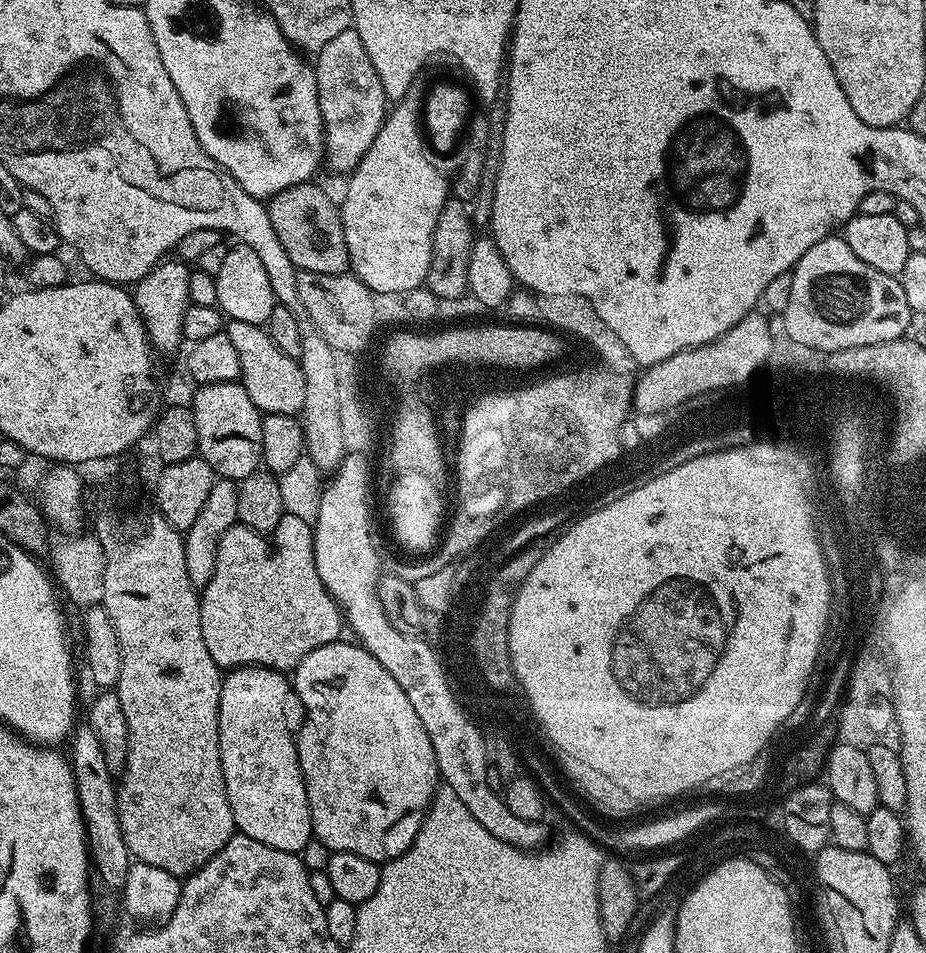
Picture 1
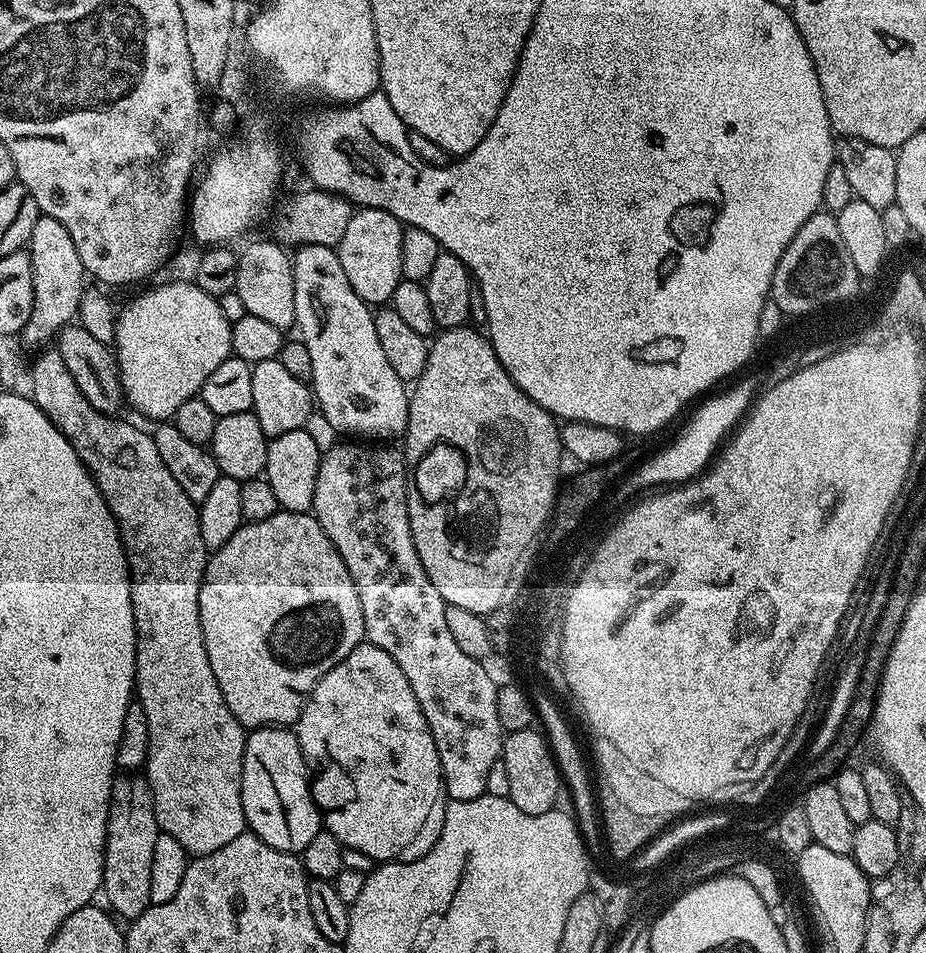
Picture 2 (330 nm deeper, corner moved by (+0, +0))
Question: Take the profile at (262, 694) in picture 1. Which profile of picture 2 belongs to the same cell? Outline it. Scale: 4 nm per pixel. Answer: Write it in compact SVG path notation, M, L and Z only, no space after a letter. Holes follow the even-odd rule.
M291 727L254 728L245 735L242 810L250 831L283 852L303 853L310 838L322 831L322 813L312 798L310 768Z

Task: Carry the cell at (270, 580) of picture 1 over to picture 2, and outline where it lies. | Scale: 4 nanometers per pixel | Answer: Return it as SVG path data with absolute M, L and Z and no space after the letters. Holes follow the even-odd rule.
M281 510L265 520L253 520L241 524L234 538L226 542L226 546L215 549L209 555L204 581L198 594L198 610L202 638L206 646L206 658L210 658L210 670L214 670L214 679L218 682L218 690L222 690L222 698L226 698L226 706L230 706L230 714L238 718L238 722L245 730L295 725L300 719L304 701L313 686L326 673L334 670L334 666L338 666L338 662L345 660L365 639L362 602L358 602L358 590L354 586L354 578L350 578L350 570L346 570L346 562L342 562L334 542L326 538L326 530L322 530L315 516L308 512Z

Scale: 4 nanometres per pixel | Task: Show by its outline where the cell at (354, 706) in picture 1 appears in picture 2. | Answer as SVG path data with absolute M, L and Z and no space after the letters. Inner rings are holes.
M362 642L351 652L334 670L330 670L325 676L313 686L304 701L304 709L300 719L294 725L294 731L305 761L310 765L314 773L311 781L312 798L316 801L317 808L320 809L323 827L344 847L353 850L360 850L368 855L373 862L392 862L392 852L397 852L412 840L412 832L420 828L420 820L428 816L428 808L432 808L432 796L436 796L436 768L440 765L438 758L438 746L434 746L434 734L426 722L426 714L422 714L418 698L414 698L414 690L410 690L410 682L406 674L402 674L402 666L386 654L386 650L376 648L367 642Z

